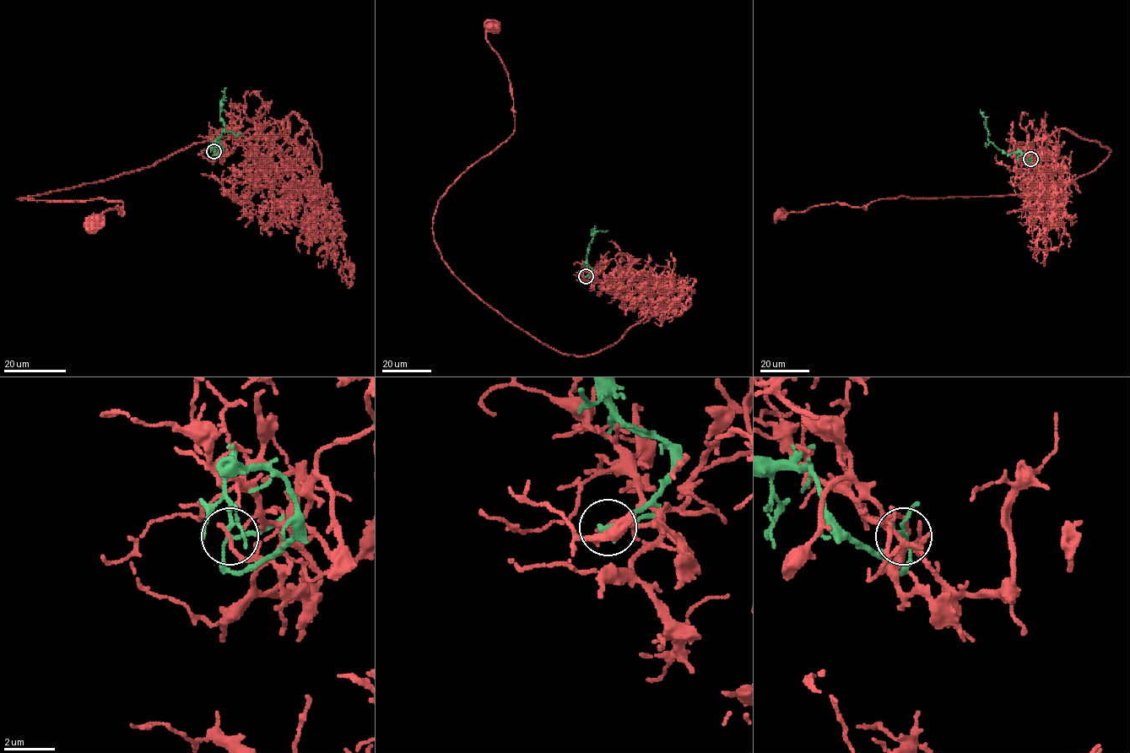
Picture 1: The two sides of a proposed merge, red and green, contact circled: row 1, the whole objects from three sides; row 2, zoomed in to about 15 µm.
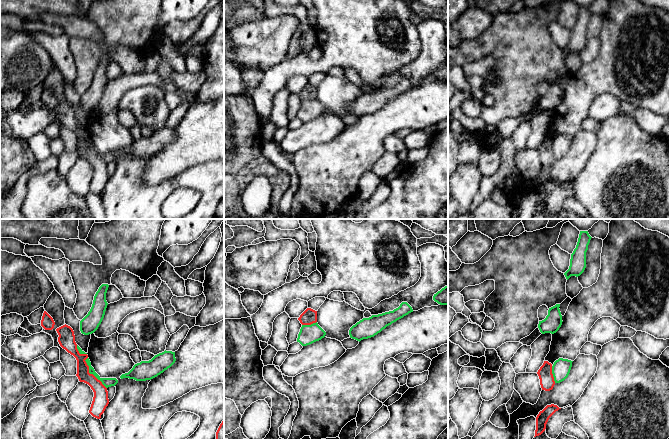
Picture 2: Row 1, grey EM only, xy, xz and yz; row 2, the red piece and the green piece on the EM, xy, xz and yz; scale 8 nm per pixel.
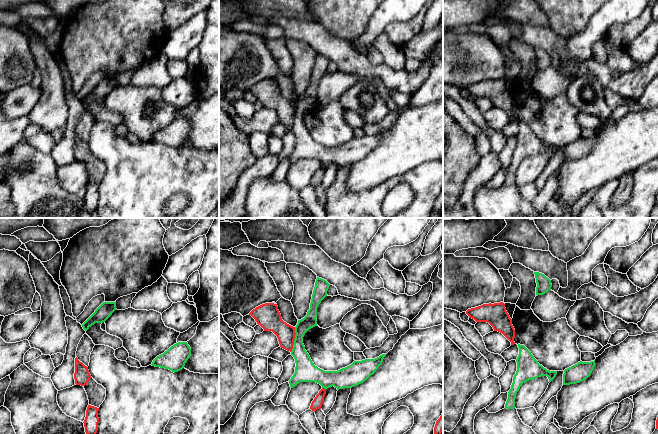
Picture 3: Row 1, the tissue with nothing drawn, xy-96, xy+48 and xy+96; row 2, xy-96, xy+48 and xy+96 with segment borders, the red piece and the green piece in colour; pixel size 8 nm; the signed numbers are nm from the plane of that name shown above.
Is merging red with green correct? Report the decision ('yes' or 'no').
no

